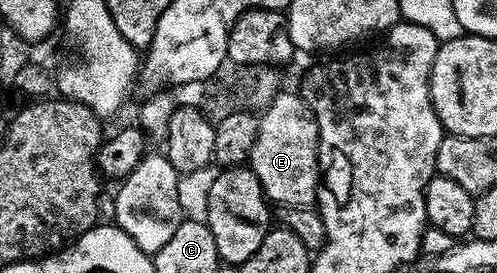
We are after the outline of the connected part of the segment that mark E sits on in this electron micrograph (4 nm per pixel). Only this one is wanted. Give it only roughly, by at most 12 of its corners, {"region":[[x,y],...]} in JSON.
{"region":[[301,93],[261,111],[249,167],[279,207],[318,201],[318,125]]}

